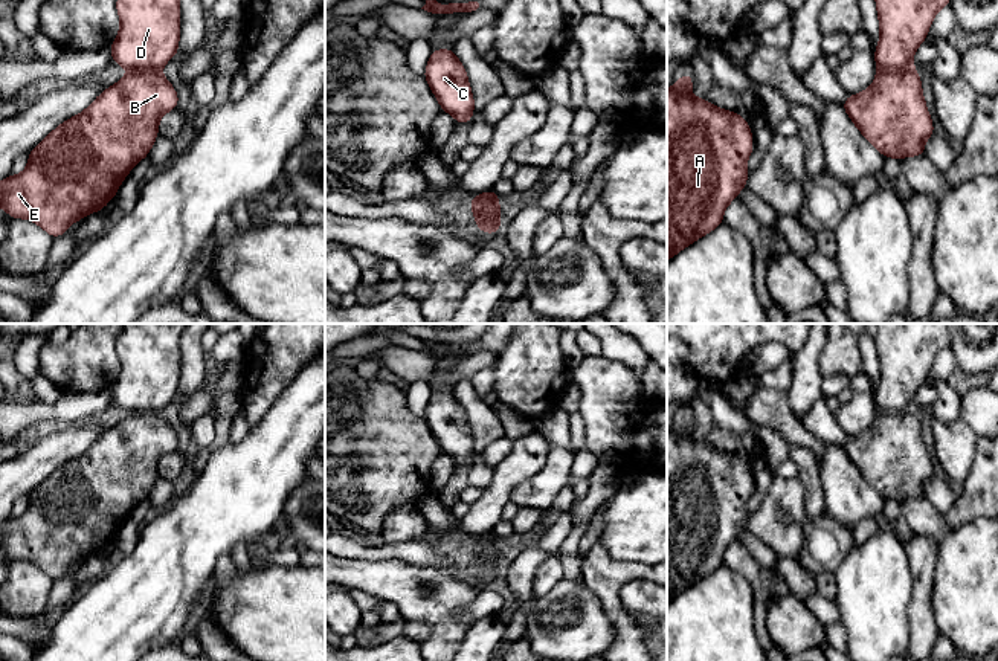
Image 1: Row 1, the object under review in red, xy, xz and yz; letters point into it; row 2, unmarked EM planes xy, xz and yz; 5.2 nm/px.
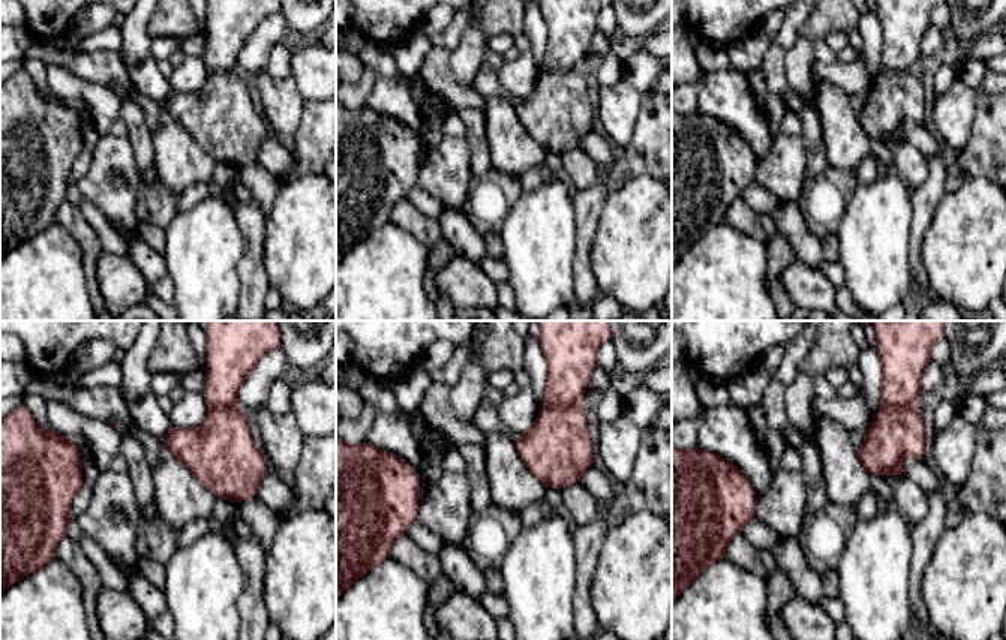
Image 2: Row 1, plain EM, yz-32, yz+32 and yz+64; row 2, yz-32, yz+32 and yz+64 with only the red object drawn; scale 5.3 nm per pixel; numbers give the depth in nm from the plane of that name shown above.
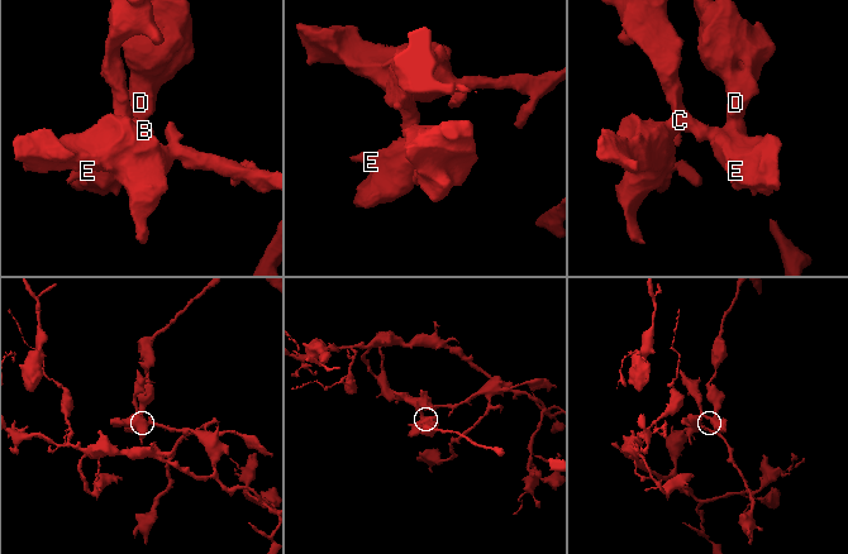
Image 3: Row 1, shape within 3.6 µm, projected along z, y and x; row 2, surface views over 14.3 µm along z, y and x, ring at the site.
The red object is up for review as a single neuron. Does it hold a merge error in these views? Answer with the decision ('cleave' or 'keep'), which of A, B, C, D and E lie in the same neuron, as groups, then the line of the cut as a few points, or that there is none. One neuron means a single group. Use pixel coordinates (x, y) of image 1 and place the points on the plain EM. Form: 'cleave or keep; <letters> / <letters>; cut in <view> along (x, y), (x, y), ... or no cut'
cleave; A B C E / D; cut in yz along (911, 408), (878, 411)

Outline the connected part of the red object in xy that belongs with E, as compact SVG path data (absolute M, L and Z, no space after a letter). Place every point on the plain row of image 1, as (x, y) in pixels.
M159 411L131 412L29 493L26 511L0 524L0 548L11 560L27 560L50 579L61 579L73 563L104 551L116 539L131 510L148 498L160 458L177 447L179 437Z

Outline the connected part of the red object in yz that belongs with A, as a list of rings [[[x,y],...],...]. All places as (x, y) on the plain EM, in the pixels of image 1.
[[[693,414],[673,423],[667,430],[667,603],[693,583],[723,565],[725,550],[746,530],[746,502],[754,484],[749,466],[739,456],[693,440]]]

